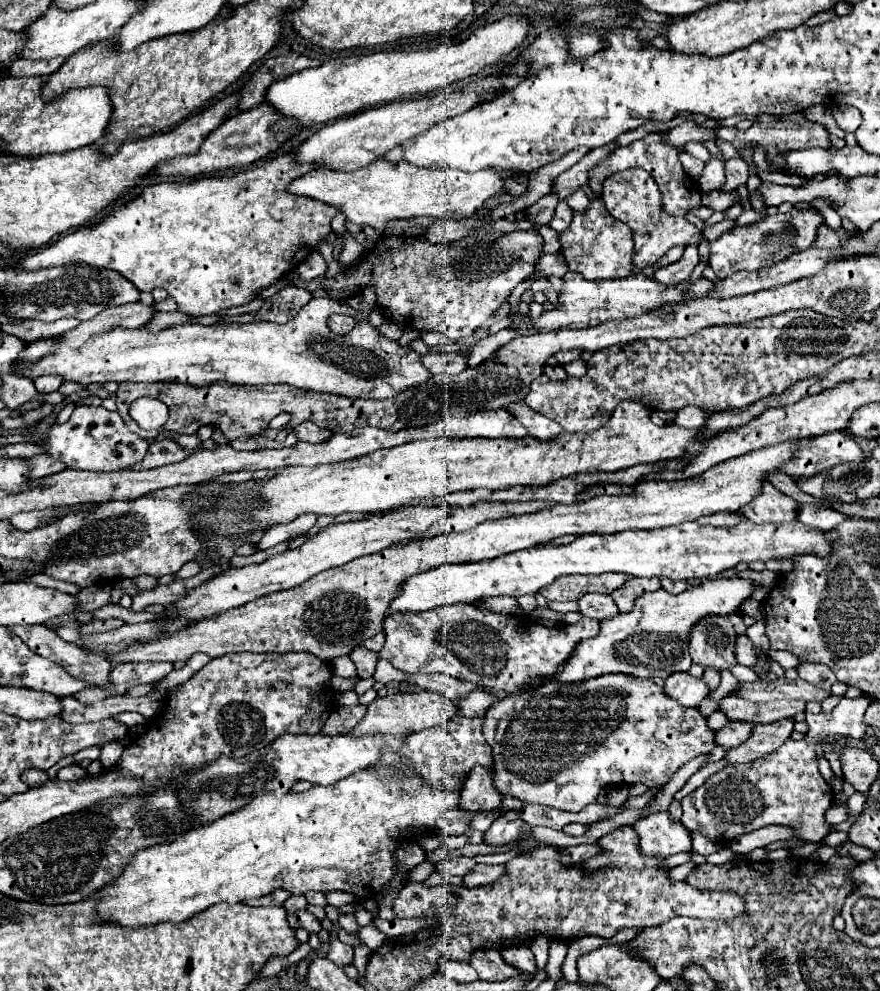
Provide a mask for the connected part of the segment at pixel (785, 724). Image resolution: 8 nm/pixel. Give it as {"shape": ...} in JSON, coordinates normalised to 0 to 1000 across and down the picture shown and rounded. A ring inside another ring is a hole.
{"shape":[[[885,726],[881,730],[872,730],[872,732],[858,732],[853,736],[853,744],[842,750],[835,756],[828,756],[824,760],[824,768],[828,772],[838,772],[838,770],[856,770],[858,766],[874,762],[876,758],[883,758],[894,744],[901,738],[901,726]]]}

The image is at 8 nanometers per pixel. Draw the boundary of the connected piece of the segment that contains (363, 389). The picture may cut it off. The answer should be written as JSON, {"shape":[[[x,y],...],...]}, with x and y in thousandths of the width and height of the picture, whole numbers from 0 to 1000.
{"shape":[[[367,300],[353,302],[328,326],[281,326],[281,328],[199,328],[181,336],[172,336],[167,332],[128,332],[122,336],[106,338],[94,352],[78,352],[72,344],[63,346],[63,354],[33,372],[26,372],[26,380],[42,382],[47,378],[69,378],[74,384],[88,384],[92,388],[101,386],[124,386],[124,384],[203,384],[215,388],[240,388],[247,384],[265,386],[265,388],[331,388],[347,395],[363,395],[390,401],[410,401],[410,403],[442,403],[463,391],[472,391],[490,382],[490,374],[481,370],[478,360],[465,350],[453,350],[449,344],[438,342],[419,324],[413,324],[394,338],[378,338],[372,330],[372,322],[376,316],[403,318],[403,314],[394,308],[385,308],[383,304]]]}

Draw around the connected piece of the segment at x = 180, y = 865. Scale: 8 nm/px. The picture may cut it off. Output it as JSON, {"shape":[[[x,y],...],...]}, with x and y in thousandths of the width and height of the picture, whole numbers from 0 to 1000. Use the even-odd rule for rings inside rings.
{"shape":[[[417,776],[372,794],[356,792],[347,800],[328,798],[322,804],[301,800],[272,818],[210,839],[194,851],[156,859],[135,887],[108,901],[108,931],[131,931],[149,937],[178,931],[206,931],[240,913],[267,913],[283,905],[306,903],[313,897],[324,897],[331,903],[347,903],[349,899],[394,899],[408,907],[426,907],[449,883],[444,859],[456,853],[456,837],[483,835],[485,839],[501,837],[510,843],[524,843],[533,837],[538,822],[524,818],[519,810],[519,798],[497,798],[465,780],[458,786],[442,784],[433,788]]]}

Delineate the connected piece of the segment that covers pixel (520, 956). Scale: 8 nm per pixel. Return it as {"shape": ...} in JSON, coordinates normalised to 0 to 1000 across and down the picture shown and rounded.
{"shape":[[[597,954],[572,956],[567,962],[572,964],[572,970],[576,970],[578,974],[583,974],[583,976],[590,978],[590,980],[603,980],[603,982],[610,980],[610,976],[608,976],[608,966],[606,966],[603,958],[597,956]]]}

